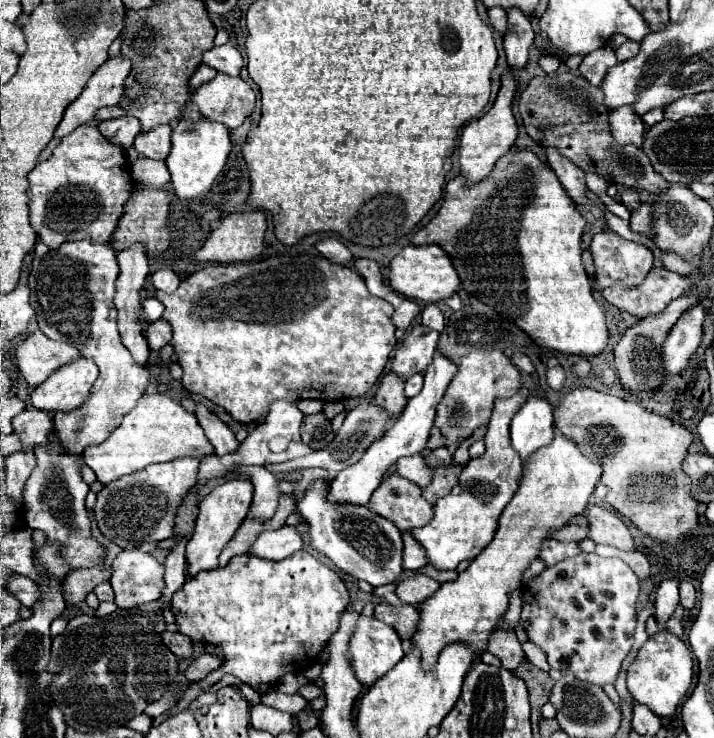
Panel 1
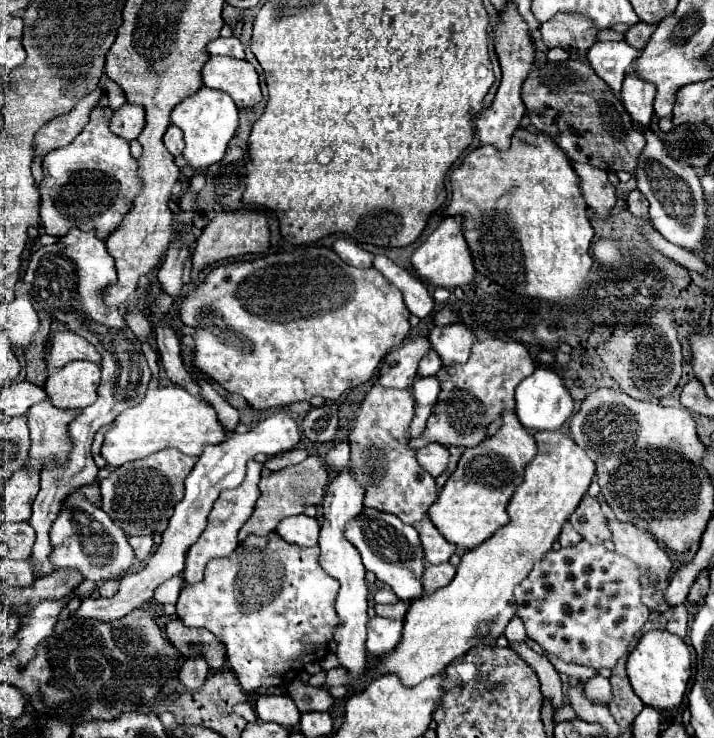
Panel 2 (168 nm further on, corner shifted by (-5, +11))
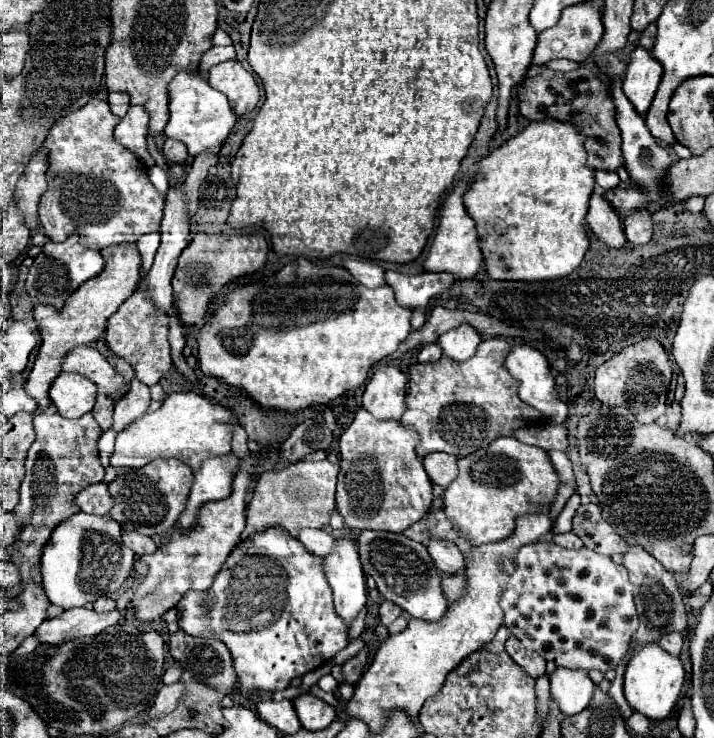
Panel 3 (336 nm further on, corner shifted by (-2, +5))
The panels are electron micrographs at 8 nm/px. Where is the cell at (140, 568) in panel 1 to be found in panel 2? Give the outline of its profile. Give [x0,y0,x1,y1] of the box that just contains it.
[129,536,153,562]

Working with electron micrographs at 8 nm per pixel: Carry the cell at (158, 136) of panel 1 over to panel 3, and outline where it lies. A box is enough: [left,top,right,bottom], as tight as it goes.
[162,138,188,164]

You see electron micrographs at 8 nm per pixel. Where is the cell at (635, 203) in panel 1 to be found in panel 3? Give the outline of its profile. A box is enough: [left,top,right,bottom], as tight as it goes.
[624,208,652,244]

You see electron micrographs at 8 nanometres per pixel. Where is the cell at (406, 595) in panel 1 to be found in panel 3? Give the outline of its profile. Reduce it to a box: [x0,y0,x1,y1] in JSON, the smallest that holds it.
[442,574,466,602]

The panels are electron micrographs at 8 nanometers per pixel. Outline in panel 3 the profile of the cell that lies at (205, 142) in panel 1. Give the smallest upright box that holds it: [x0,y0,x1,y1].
[164,72,236,156]

